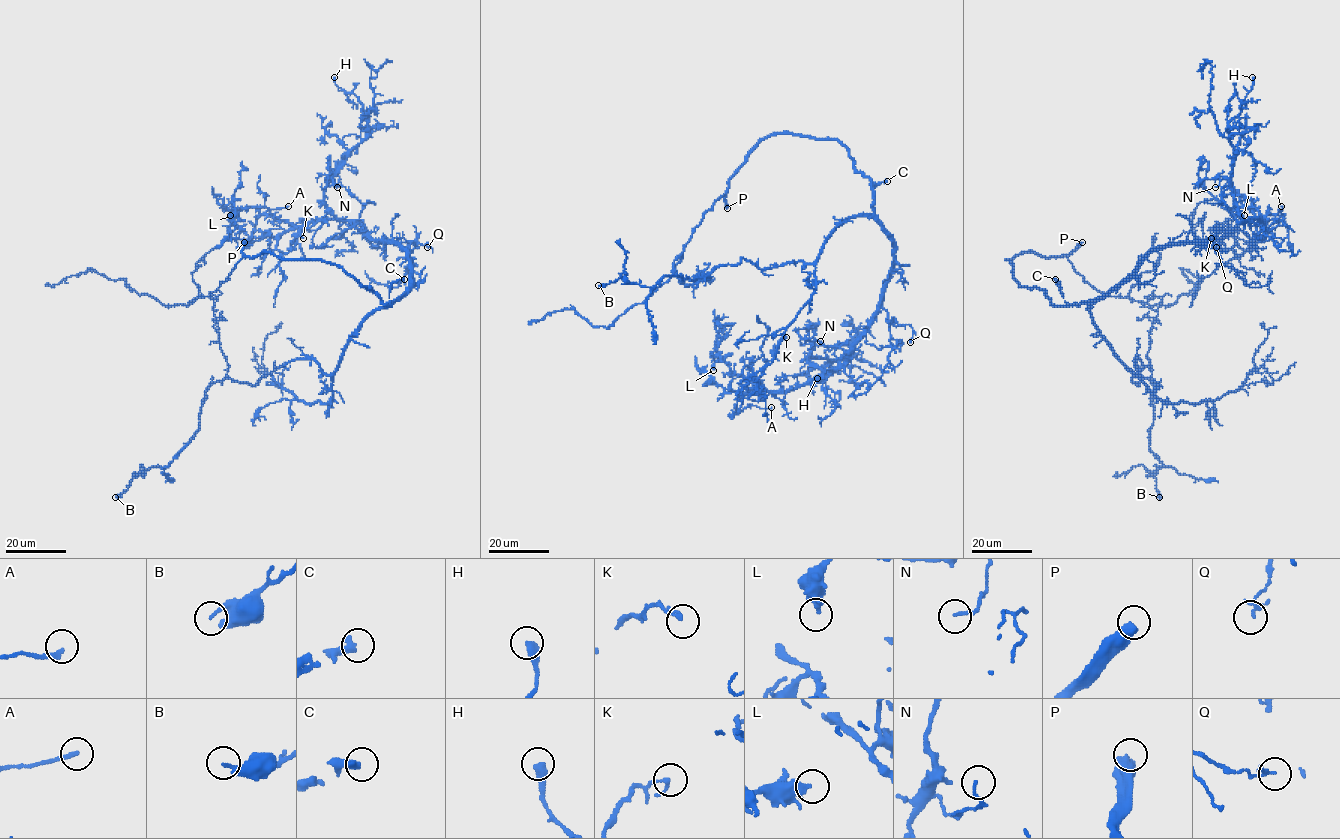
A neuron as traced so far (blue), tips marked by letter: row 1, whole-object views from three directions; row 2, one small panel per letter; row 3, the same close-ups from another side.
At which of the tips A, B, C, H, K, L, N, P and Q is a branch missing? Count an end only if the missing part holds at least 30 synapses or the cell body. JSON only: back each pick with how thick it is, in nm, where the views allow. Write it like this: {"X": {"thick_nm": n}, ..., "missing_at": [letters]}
{"C": {"thick_nm": 360}, "P": {"thick_nm": 550}, "missing_at": ["C", "P"]}

